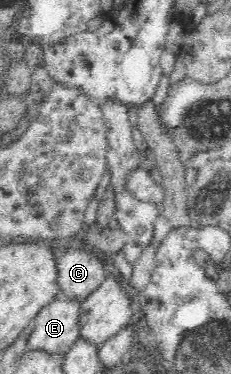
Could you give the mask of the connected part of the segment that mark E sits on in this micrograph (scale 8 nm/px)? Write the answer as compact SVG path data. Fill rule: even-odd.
M59 297L48 303L31 321L25 353L43 351L64 354L79 338L79 302Z

